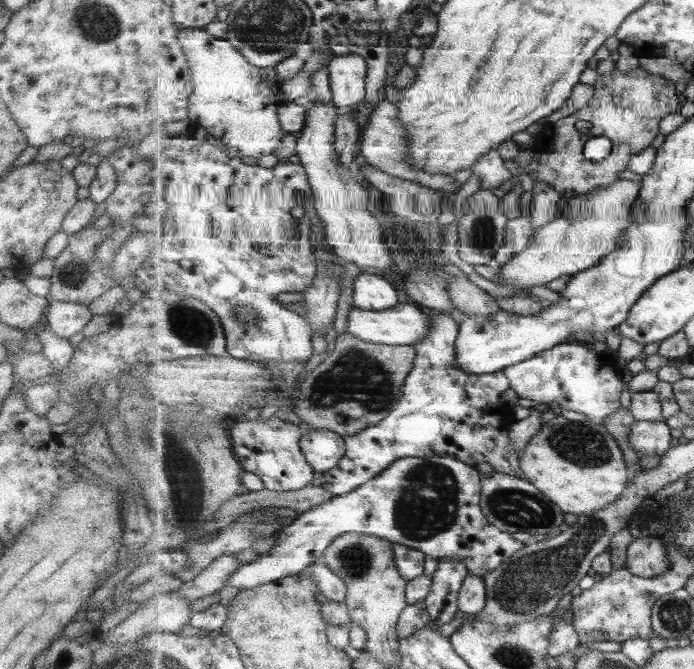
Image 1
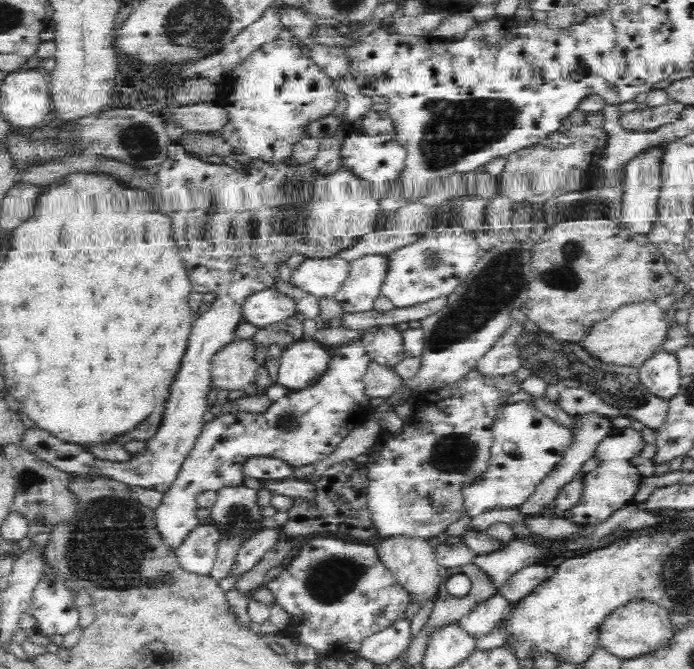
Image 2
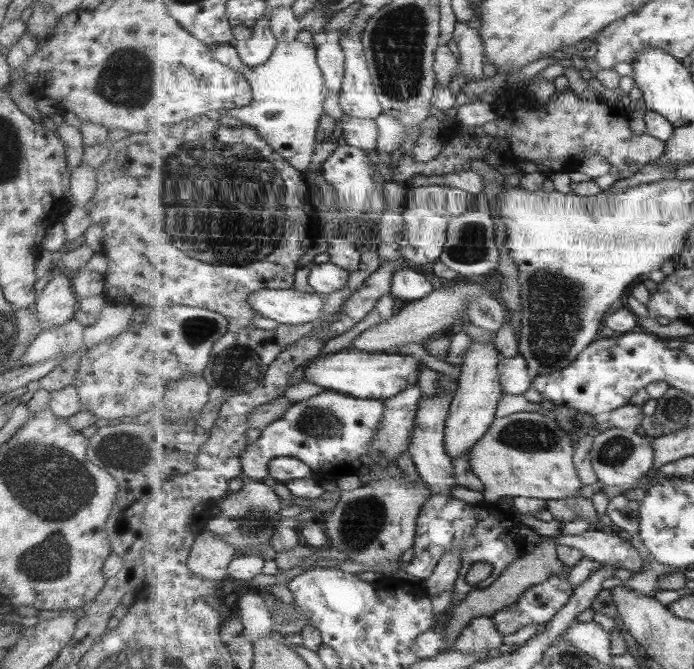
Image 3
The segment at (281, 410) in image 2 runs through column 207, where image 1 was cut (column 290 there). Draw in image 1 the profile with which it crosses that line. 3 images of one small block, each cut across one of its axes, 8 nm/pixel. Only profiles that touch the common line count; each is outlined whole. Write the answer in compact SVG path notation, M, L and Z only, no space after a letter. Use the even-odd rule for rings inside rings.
M272 416L268 420L247 420L238 423L229 431L233 448L245 471L262 479L265 488L272 491L289 492L311 485L315 479L314 468L301 450L301 432L295 424Z

